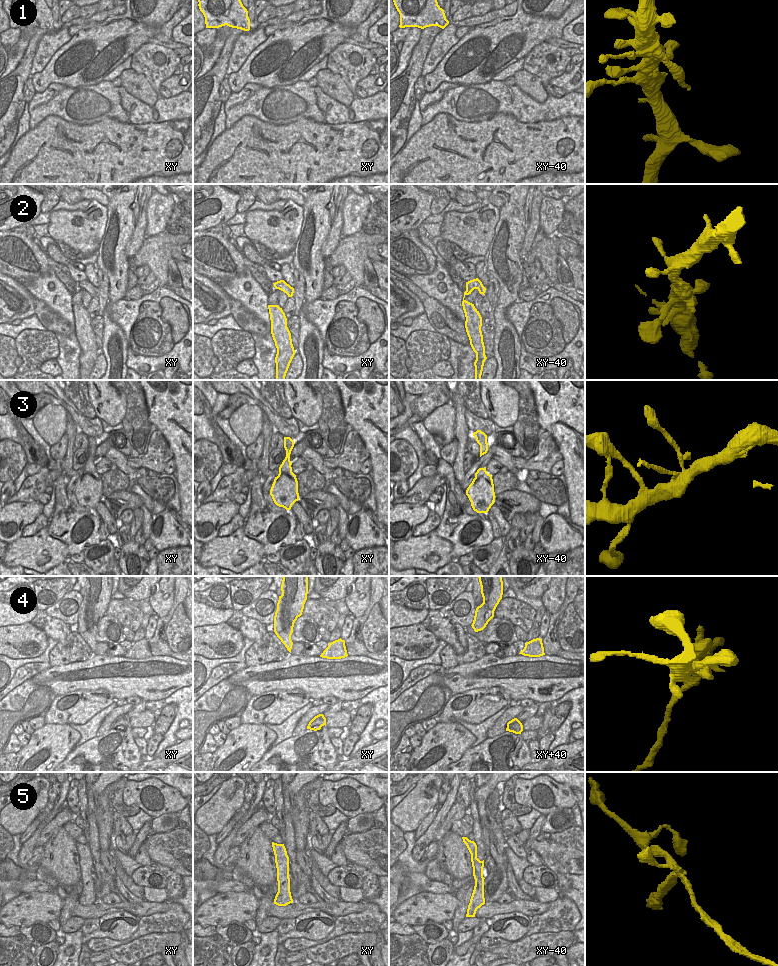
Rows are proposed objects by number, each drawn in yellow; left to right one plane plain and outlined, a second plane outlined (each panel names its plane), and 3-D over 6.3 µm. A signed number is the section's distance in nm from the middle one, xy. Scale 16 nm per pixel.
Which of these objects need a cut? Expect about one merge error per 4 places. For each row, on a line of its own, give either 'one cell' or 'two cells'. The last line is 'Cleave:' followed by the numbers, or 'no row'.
1: two cells
2: one cell
3: one cell
4: two cells
5: two cells
Cleave: 1, 4, 5

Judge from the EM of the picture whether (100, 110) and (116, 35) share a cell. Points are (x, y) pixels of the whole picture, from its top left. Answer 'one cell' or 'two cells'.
two cells

